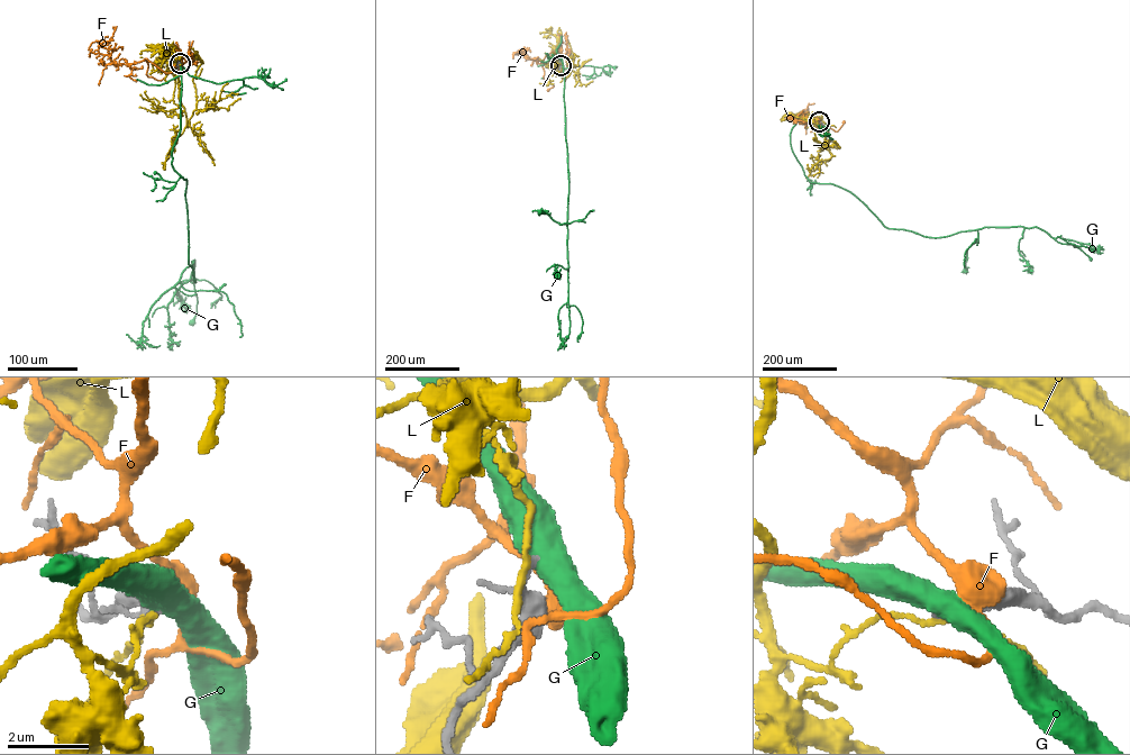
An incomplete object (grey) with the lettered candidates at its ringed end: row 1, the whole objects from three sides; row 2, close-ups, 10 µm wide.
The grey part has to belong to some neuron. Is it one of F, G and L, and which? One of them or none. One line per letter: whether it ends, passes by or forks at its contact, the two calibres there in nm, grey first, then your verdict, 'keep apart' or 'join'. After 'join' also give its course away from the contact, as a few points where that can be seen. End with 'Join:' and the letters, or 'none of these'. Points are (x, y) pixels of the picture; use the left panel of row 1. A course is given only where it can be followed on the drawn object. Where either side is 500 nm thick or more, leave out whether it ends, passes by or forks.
F: it passes by; 320 nm thick on the grey side, 480 nm on the other; keep apart
G: 150 nm thick on the grey side, 550 nm on the other; keep apart
L: it passes by; 400 nm thick on the grey side, 140 nm on the other; keep apart
Join: none of these

